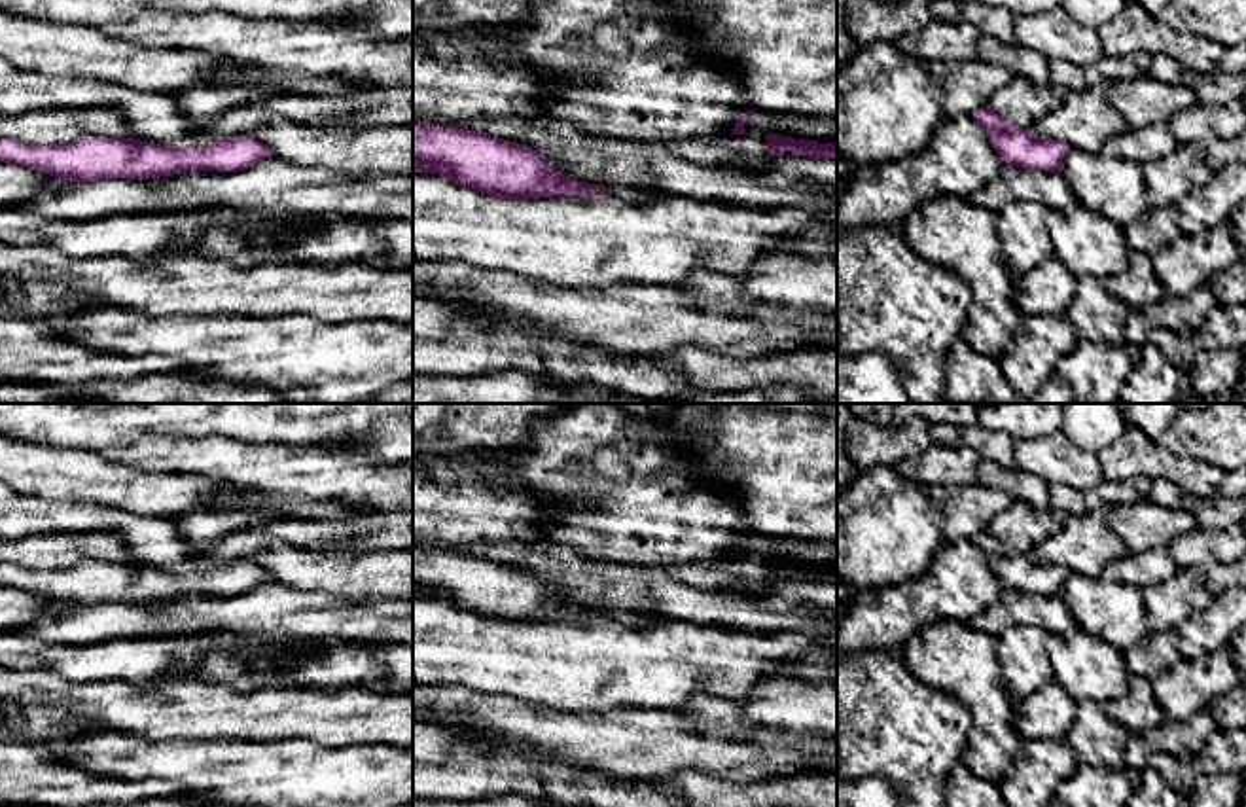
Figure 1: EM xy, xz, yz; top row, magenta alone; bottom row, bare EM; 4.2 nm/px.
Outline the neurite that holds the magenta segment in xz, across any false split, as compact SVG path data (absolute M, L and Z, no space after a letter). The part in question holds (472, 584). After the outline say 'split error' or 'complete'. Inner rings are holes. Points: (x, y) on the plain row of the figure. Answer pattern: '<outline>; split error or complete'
M413 544L413 597L439 599L502 623L606 618L602 610L562 599L525 568L420 544Z; complete

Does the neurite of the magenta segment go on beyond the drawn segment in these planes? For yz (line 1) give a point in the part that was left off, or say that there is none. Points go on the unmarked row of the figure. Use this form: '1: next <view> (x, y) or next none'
1: next none

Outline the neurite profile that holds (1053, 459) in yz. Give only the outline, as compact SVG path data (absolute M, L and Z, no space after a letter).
M1062 430L1045 438L1019 439L1013 451L1015 466L1047 485L1062 483L1085 493L1106 479L1098 466L1098 455L1070 443Z

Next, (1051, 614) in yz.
M1004 587L998 601L970 621L998 637L1011 625L1036 625L1045 633L1072 635L1077 627L1060 595L1043 597Z

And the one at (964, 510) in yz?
M979 483L935 487L930 493L939 513L943 542L973 540L1013 504L1013 498L1004 491Z

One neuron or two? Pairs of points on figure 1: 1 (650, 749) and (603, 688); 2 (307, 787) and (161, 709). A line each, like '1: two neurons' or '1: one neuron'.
1: two neurons
2: two neurons

